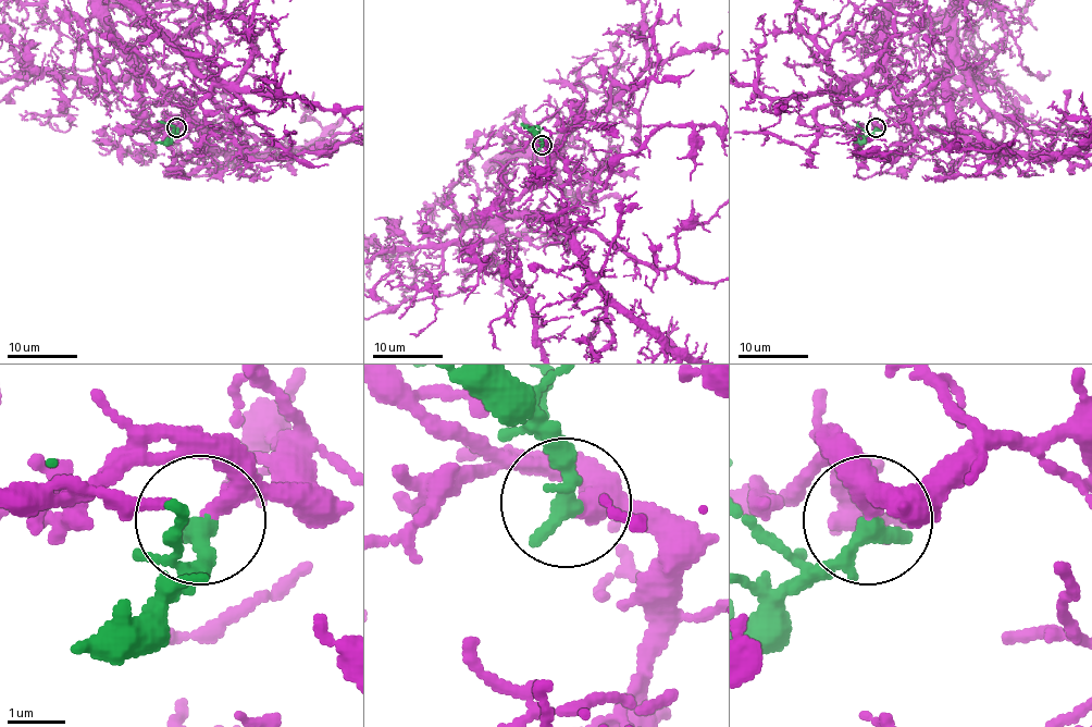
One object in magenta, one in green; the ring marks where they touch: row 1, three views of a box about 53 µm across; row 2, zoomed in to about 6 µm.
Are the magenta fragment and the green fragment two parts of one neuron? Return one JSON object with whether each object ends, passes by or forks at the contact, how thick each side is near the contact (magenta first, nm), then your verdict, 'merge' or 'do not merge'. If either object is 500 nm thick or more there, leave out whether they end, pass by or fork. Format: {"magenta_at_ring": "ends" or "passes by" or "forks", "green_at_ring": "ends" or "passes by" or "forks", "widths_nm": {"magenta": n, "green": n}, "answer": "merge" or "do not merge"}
{"magenta_at_ring": "passes by", "green_at_ring": "ends", "widths_nm": {"magenta": 240, "green": 380}, "answer": "merge"}

